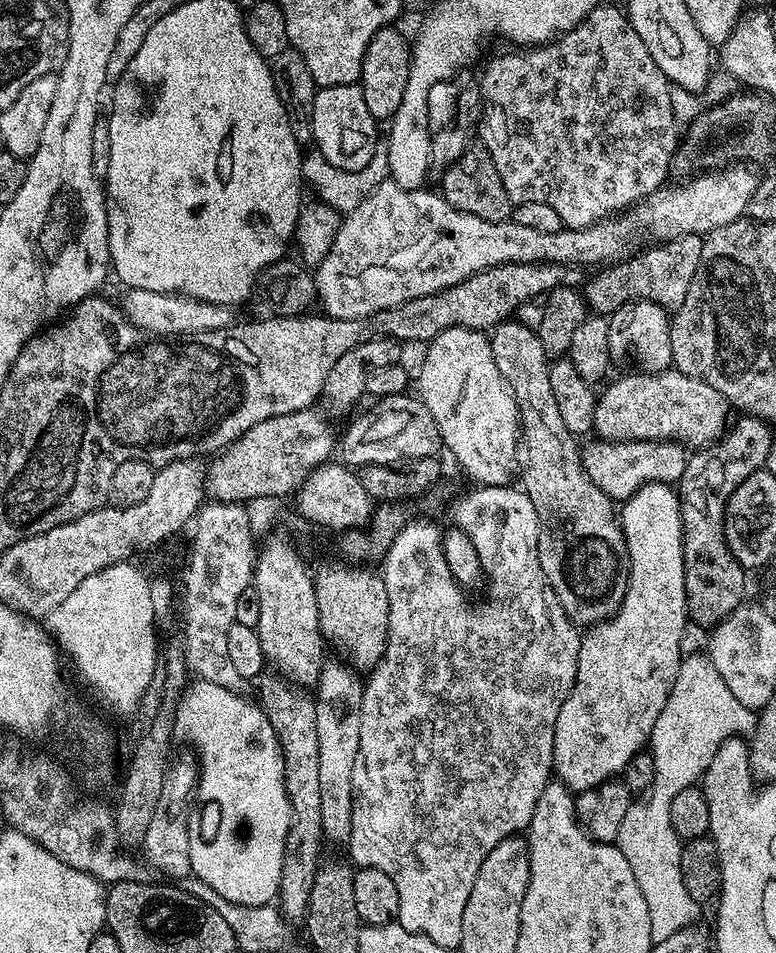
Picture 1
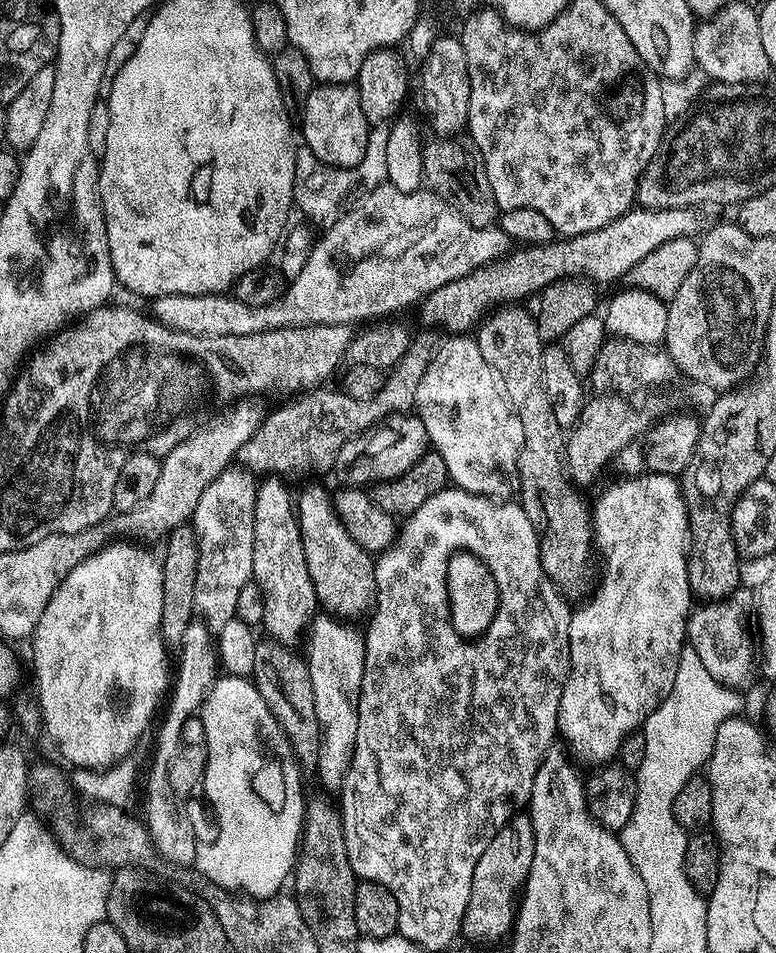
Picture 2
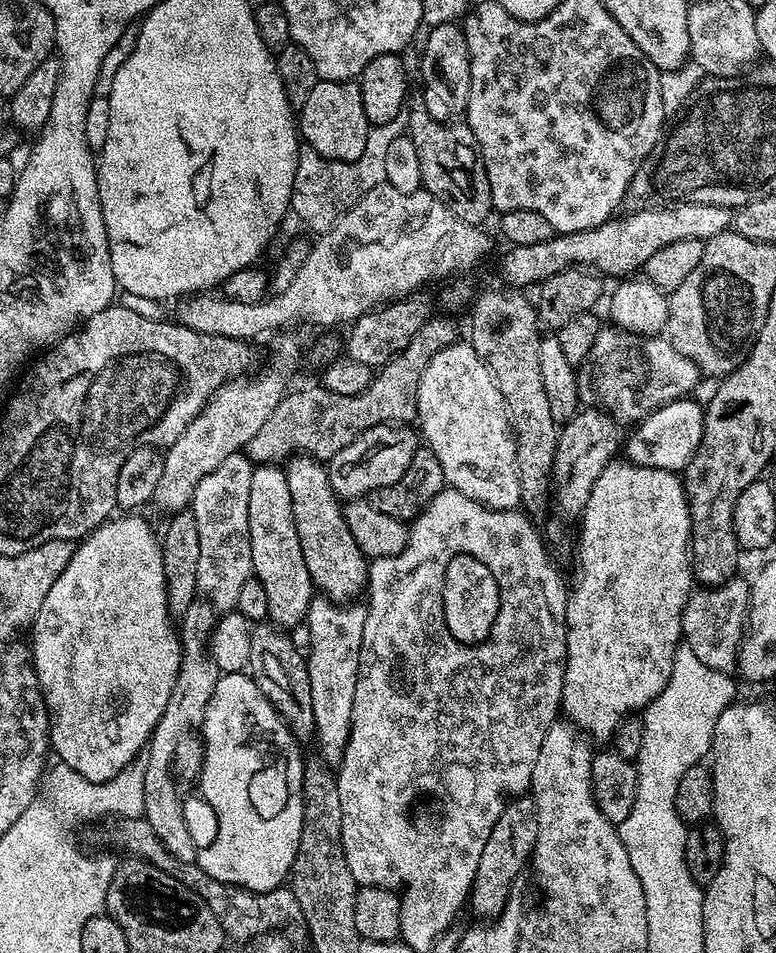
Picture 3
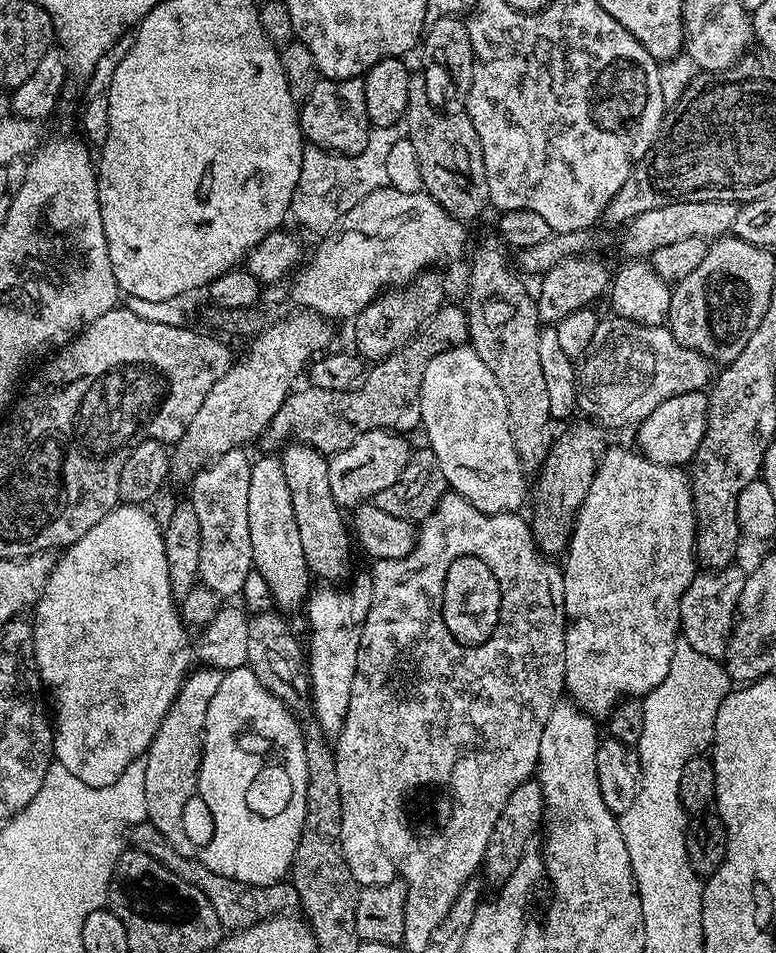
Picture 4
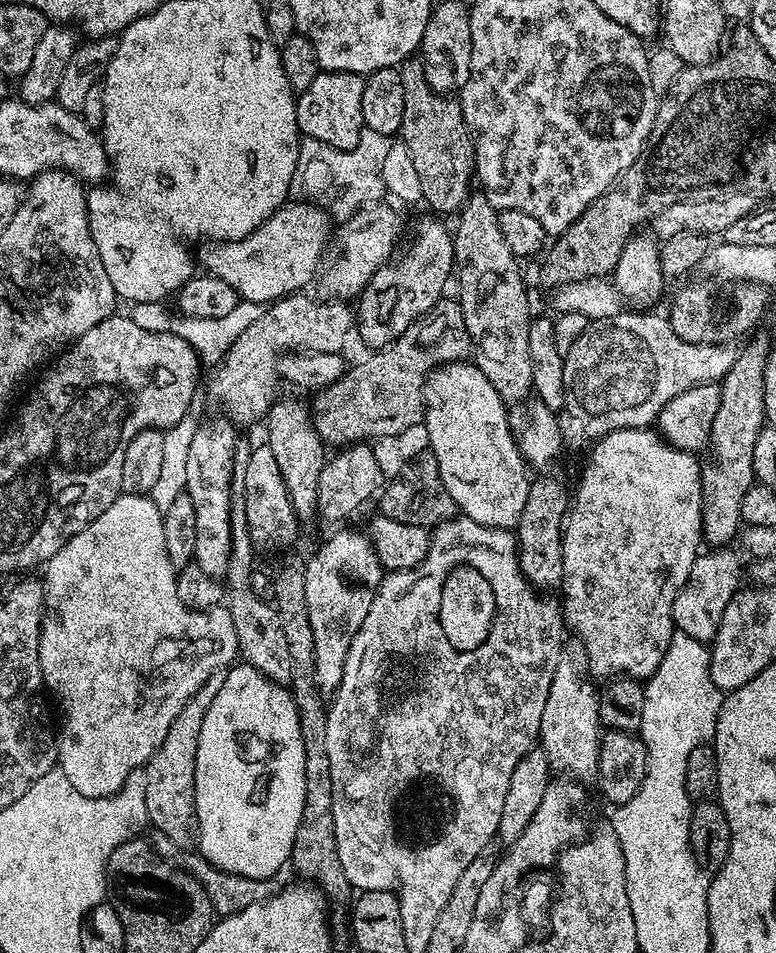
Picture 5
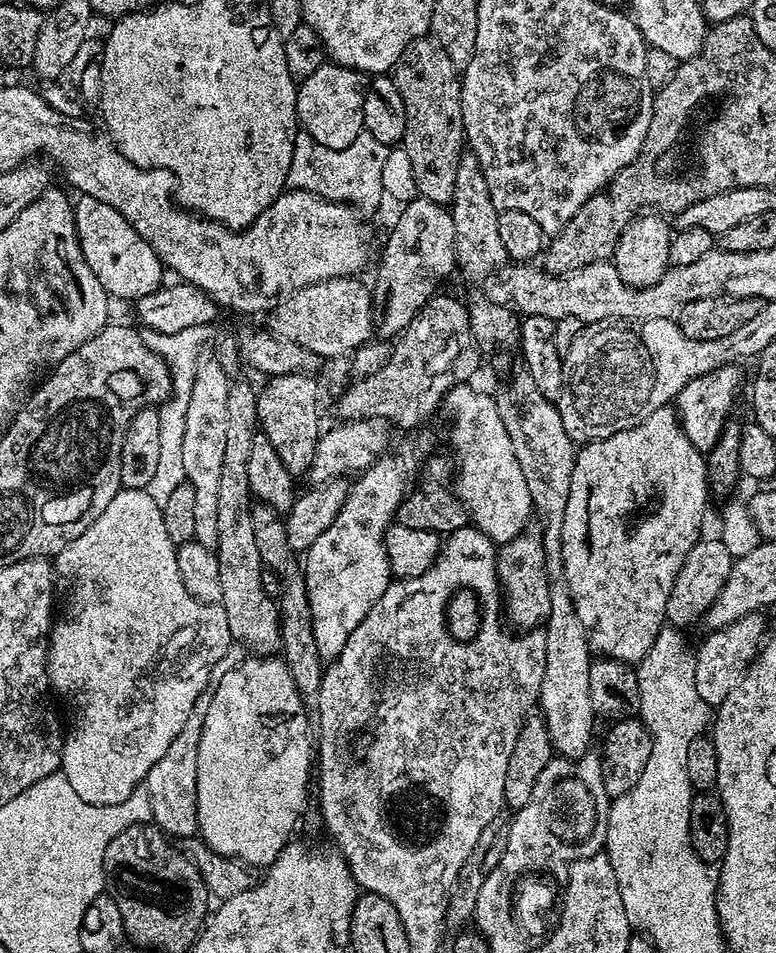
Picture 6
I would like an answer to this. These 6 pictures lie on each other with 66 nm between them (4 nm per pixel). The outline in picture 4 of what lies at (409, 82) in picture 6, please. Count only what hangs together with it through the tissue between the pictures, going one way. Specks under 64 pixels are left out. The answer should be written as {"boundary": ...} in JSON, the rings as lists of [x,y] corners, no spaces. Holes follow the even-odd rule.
{"boundary":[[[413,74],[410,78],[410,98],[404,111],[403,120],[408,127],[407,139],[414,146],[414,154],[418,154],[418,170],[422,170],[423,191],[433,196],[450,215],[461,222],[469,222],[489,207],[488,187],[486,186],[486,166],[482,162],[482,146],[478,142],[478,134],[466,114],[453,114],[436,108],[424,93],[424,77]]]}

